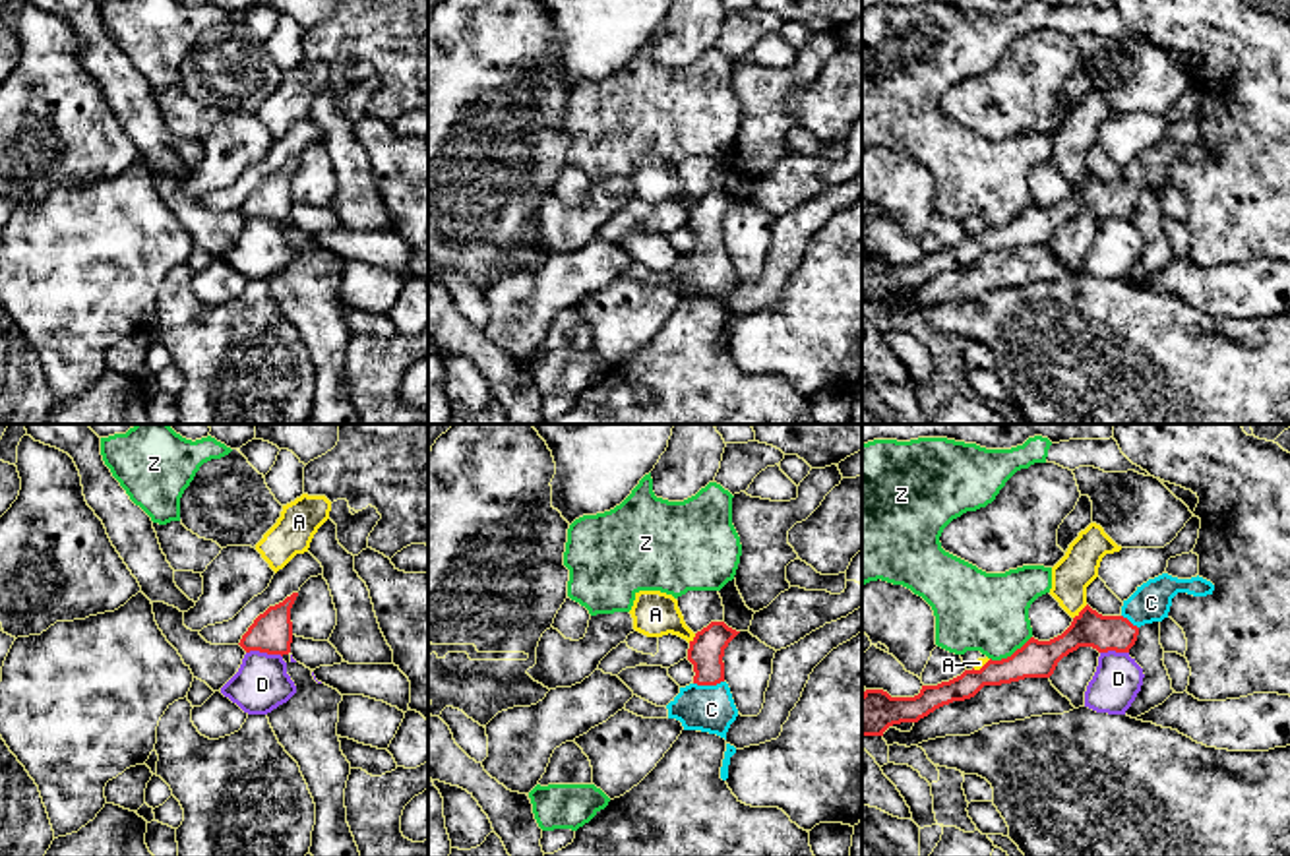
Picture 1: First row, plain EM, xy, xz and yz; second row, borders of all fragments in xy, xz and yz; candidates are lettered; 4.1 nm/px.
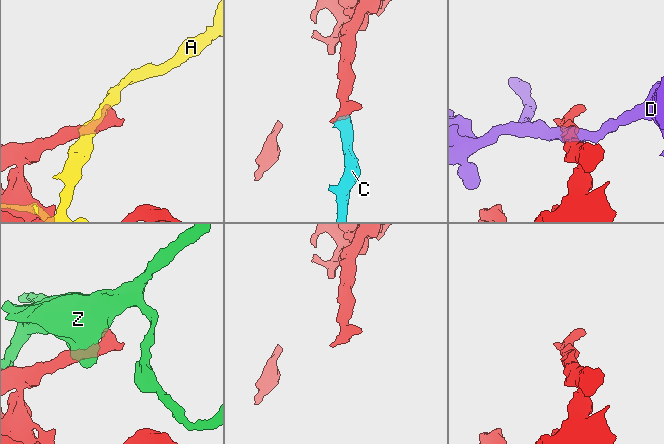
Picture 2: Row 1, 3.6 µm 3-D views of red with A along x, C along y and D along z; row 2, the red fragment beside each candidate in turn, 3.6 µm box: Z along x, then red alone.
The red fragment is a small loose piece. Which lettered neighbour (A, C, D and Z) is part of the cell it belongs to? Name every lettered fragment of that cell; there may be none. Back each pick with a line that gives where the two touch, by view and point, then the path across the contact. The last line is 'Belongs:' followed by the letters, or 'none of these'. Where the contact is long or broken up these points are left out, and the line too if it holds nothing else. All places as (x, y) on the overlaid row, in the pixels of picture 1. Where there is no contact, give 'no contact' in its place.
C: contact xz (707, 684); way xz (706, 651), (707, 684), (707, 705), (711, 709)
Belongs: C

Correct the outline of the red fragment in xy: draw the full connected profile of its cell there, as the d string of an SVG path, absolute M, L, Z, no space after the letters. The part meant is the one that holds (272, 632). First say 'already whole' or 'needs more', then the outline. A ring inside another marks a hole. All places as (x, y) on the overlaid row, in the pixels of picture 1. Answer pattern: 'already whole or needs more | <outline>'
already whole | M292 593L283 602L269 606L260 614L240 639L240 647L267 655L289 655L292 643L291 608L298 593Z

